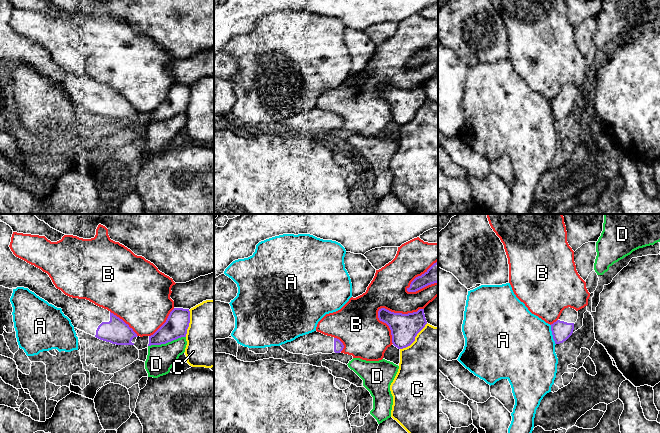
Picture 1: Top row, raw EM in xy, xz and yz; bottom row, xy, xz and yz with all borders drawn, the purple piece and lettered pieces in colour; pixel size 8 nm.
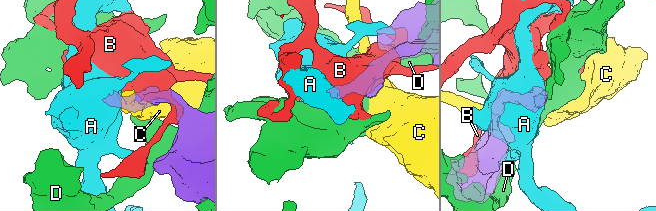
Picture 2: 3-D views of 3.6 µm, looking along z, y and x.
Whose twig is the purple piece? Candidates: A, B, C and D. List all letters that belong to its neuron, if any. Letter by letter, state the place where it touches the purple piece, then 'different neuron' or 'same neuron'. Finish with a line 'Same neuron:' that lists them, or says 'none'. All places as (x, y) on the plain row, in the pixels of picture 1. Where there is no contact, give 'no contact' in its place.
A: yz (552, 110) | different neuron
B: xz (397, 89) | different neuron
C: xz (414, 115) | different neuron
D: xy (166, 118) | different neuron
Same neuron: none

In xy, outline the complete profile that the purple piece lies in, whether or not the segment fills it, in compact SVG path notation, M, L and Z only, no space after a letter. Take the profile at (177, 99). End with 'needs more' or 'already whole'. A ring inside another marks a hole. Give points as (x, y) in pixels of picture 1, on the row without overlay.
M174 84L166 98L151 112L149 112L149 120L161 121L186 113L187 105L190 99L189 85Z; already whole

